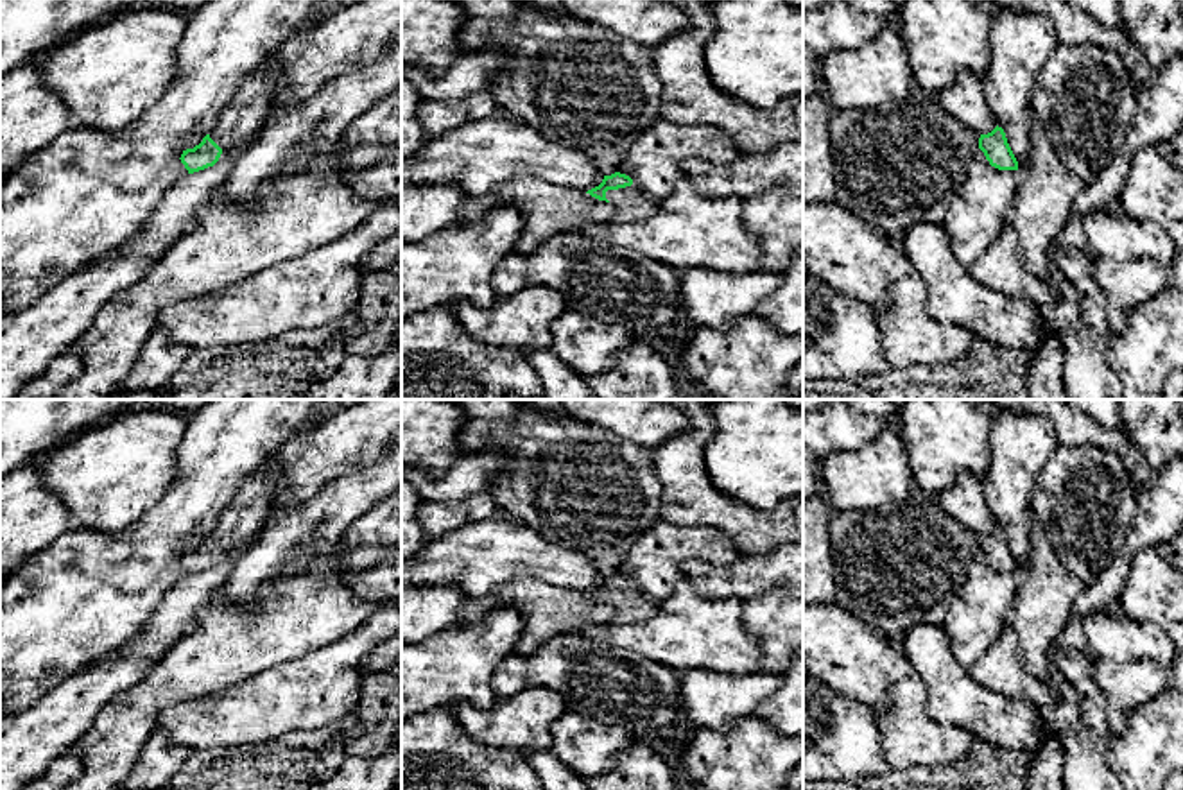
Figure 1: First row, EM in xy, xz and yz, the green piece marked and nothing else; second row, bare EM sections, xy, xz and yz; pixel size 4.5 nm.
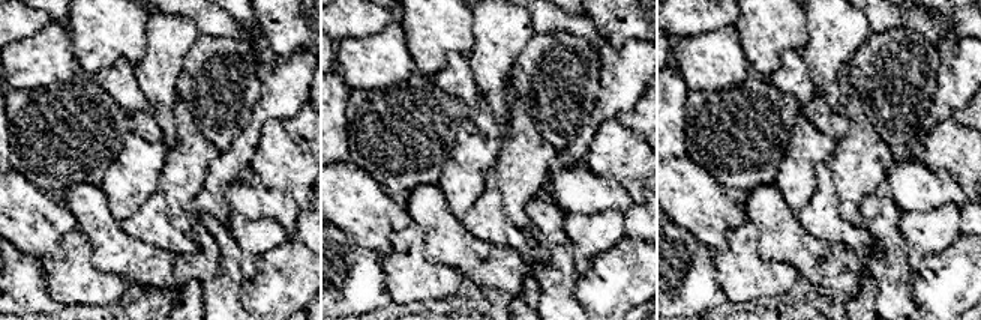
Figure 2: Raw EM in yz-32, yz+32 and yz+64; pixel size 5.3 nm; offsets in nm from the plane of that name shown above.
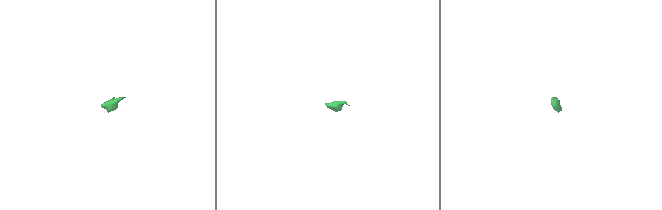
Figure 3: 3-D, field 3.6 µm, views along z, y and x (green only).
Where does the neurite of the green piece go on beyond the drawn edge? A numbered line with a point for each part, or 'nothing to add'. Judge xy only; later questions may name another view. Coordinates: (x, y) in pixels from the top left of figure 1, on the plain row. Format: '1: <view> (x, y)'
1: xy (244, 516)

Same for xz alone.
1: xz (630, 604)

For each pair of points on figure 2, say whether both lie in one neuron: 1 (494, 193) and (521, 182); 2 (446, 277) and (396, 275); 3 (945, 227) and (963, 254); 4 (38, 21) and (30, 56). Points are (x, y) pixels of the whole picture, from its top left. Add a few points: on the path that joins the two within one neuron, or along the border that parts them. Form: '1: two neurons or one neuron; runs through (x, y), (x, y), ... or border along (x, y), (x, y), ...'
1: two neurons; border along (492, 170), (500, 191), (503, 214), (509, 221)
2: one neuron; runs through (434, 275), (408, 275)
3: two neurons; border along (962, 233), (941, 251), (924, 259)
4: two neurons; border along (51, 20), (39, 30), (27, 33), (15, 42)

